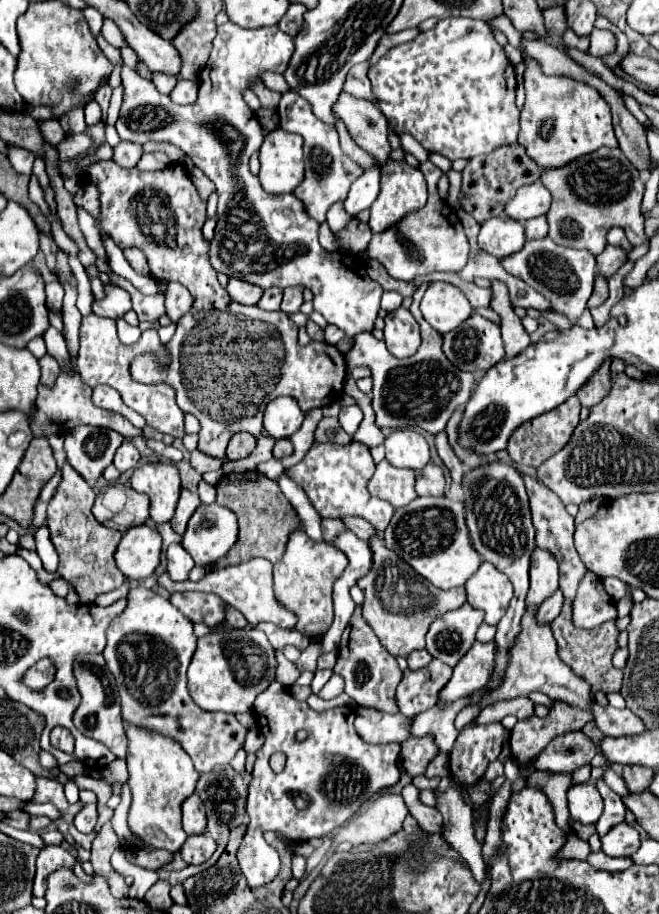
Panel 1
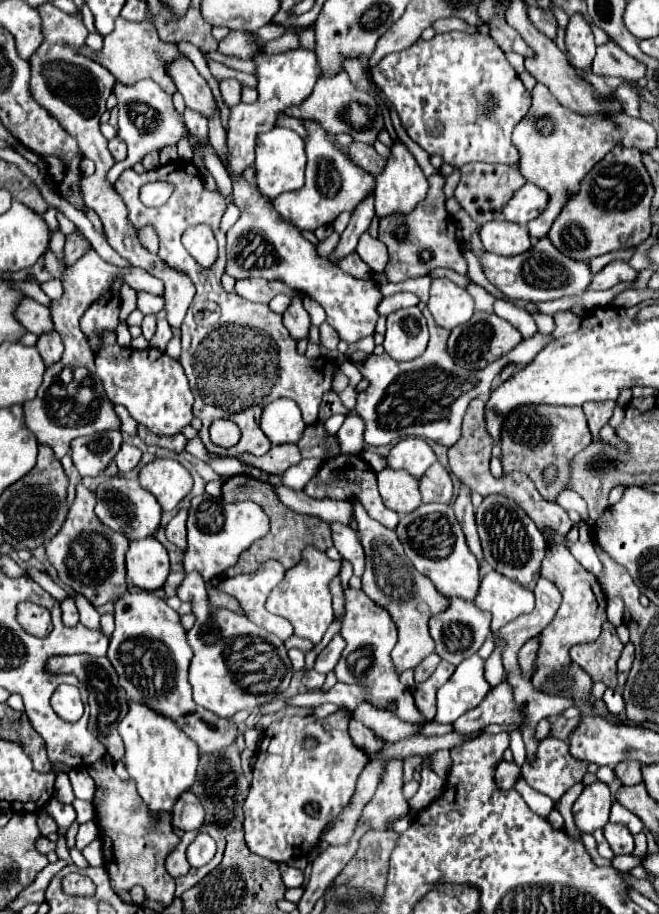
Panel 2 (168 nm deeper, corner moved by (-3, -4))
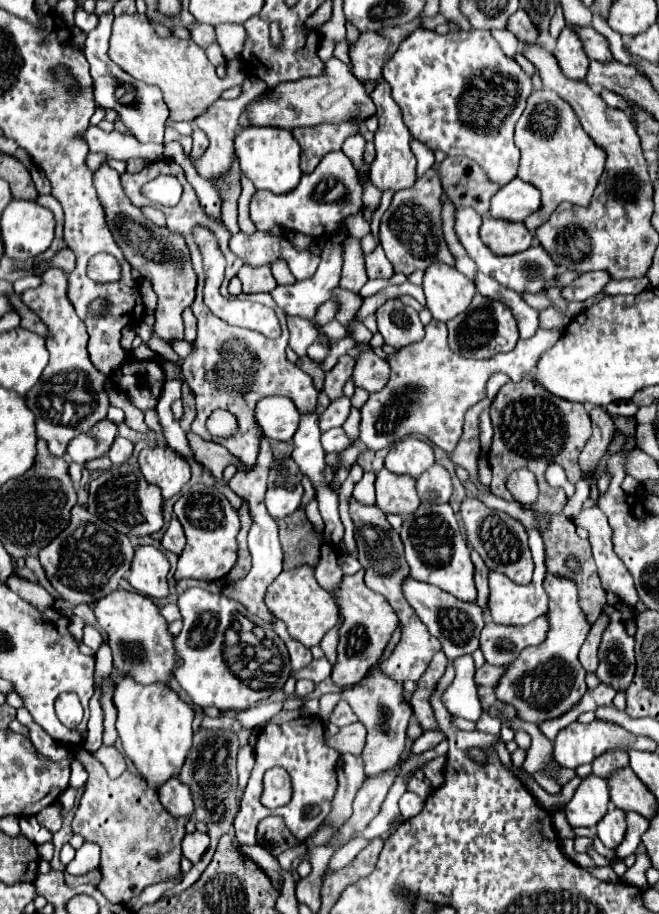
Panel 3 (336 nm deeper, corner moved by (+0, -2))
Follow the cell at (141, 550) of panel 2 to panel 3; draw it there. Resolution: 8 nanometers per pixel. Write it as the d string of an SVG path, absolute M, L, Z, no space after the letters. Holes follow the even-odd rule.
M138 546L128 582L132 584L134 590L138 590L148 598L166 598L168 570L170 570L170 564L162 550L154 546Z

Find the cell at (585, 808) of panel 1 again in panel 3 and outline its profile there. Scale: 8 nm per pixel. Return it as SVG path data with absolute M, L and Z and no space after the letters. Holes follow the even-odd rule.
M596 774L586 776L574 792L574 798L566 804L564 814L570 826L594 828L608 810L608 782Z

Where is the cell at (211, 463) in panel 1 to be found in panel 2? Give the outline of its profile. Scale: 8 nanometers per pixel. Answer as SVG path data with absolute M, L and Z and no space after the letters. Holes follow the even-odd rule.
M287 444L287 446L273 446L265 456L257 458L253 454L237 454L235 459L251 464L251 466L259 466L261 470L269 472L269 474L281 474L285 472L289 466L299 464L301 462L301 454L297 444Z

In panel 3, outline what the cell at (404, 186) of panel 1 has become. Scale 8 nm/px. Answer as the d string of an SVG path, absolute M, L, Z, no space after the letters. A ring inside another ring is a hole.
M386 80L378 82L374 92L370 94L372 102L376 104L376 116L378 116L378 130L374 134L374 144L376 144L376 158L370 166L370 180L380 188L392 188L394 192L400 188L410 188L416 182L416 158L410 150L410 132L406 124L402 122L402 114L398 104L390 96L390 84Z

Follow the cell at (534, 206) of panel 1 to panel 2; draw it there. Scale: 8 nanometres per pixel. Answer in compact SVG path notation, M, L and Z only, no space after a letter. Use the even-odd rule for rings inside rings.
M525 184L517 190L513 200L507 202L507 206L503 208L503 216L509 222L525 226L527 222L535 220L547 208L547 204L549 196L545 194L545 190L537 188L535 184Z

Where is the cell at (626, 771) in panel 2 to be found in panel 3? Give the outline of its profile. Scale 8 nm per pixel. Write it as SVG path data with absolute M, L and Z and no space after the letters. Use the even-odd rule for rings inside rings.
M608 750L592 762L592 774L608 778L610 772L628 766L628 754L624 750Z

